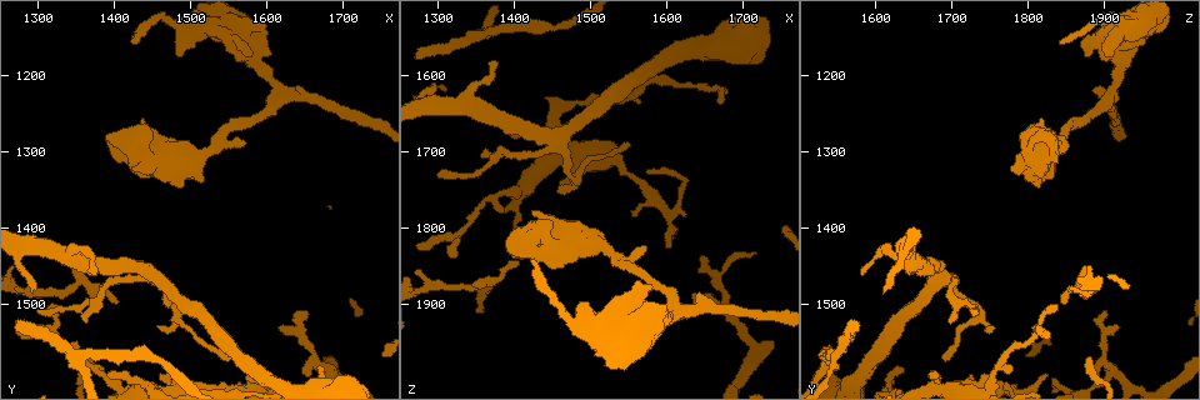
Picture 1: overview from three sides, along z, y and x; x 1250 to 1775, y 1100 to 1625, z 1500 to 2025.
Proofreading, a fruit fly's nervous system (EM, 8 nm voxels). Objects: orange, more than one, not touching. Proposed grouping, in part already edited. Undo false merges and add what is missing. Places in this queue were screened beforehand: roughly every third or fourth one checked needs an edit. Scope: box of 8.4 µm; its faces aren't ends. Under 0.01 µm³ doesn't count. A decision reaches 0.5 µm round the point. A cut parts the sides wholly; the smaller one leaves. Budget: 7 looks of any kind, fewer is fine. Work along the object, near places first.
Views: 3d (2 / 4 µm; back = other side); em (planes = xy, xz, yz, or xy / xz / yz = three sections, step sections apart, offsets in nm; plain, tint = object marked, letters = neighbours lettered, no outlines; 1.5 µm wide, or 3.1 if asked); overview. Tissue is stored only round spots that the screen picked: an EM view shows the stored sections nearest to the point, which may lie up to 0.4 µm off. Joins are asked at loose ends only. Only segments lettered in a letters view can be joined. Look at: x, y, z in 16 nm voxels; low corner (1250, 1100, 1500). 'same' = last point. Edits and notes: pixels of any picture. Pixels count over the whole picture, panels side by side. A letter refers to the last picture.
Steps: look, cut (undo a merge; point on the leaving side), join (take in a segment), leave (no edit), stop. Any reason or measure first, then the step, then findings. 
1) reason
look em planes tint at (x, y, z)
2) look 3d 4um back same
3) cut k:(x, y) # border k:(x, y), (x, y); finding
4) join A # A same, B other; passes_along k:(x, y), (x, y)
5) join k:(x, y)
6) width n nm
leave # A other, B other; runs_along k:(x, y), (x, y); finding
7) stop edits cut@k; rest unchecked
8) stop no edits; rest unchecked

thin end
look em xy step 4 tint at (1425, 1155, 1840)

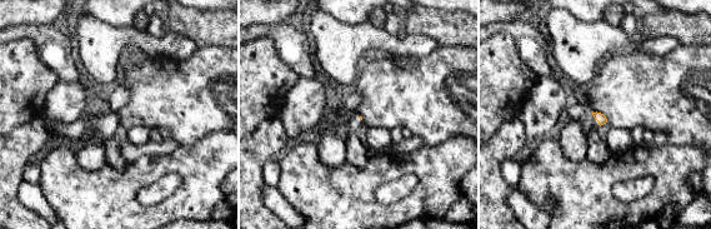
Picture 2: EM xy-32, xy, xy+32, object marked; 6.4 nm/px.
look em planes tint same

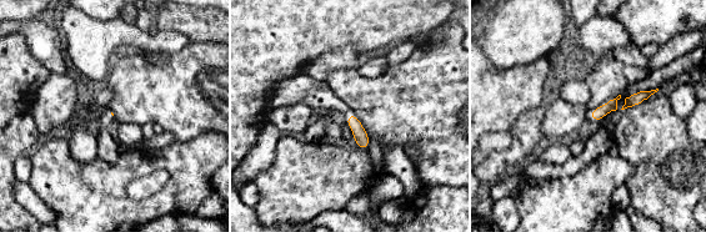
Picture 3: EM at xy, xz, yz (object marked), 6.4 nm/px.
what lies round it
look em planes letters same

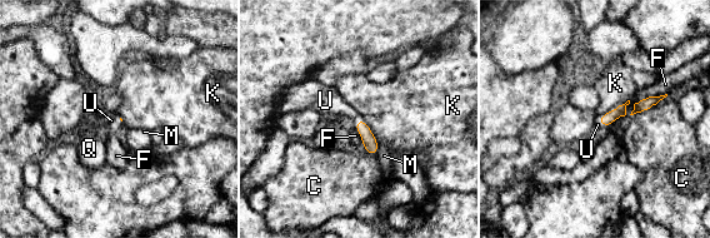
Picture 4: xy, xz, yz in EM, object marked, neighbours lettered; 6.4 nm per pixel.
join U # C other, F other, K other, M other, Q other, U same; the neuron continues

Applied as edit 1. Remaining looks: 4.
branch stops here
look em planes letters at (1420, 1320, 1780)

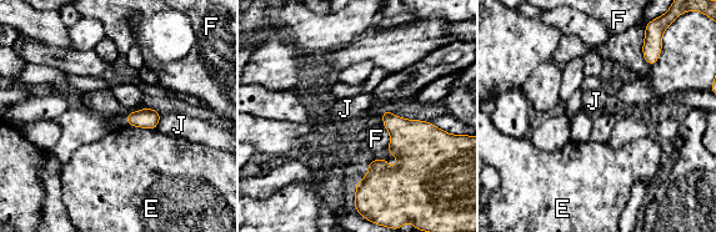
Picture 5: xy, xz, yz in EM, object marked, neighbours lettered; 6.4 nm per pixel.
leave # E other, F other, J other; border 5:(163, 114), (156, 129); none of them fits

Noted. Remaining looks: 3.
look 3d 2um at (1295, 1510, 1730)

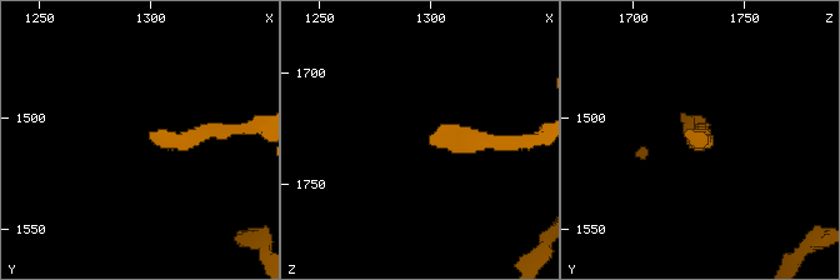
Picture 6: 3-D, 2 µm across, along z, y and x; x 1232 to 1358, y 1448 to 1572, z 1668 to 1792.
look em xy step 4 tint at (1300, 1510, 1730)

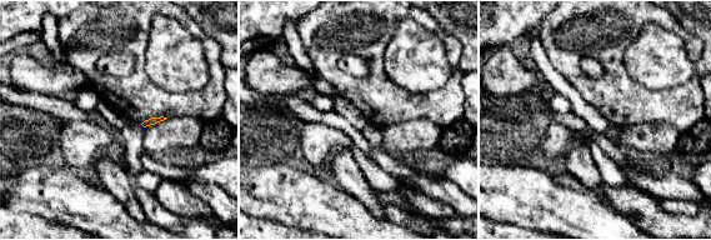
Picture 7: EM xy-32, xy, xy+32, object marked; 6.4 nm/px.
another direction
look em planes letters same

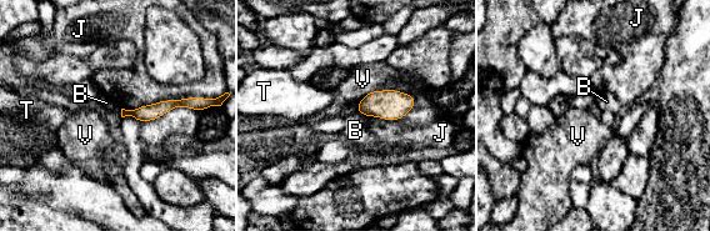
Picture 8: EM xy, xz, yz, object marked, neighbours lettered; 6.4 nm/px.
longest_contact J 550 nm
leave # B other, J other, T other, V other; none of them fits

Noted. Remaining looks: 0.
stop edits join@4; rest unchecked

